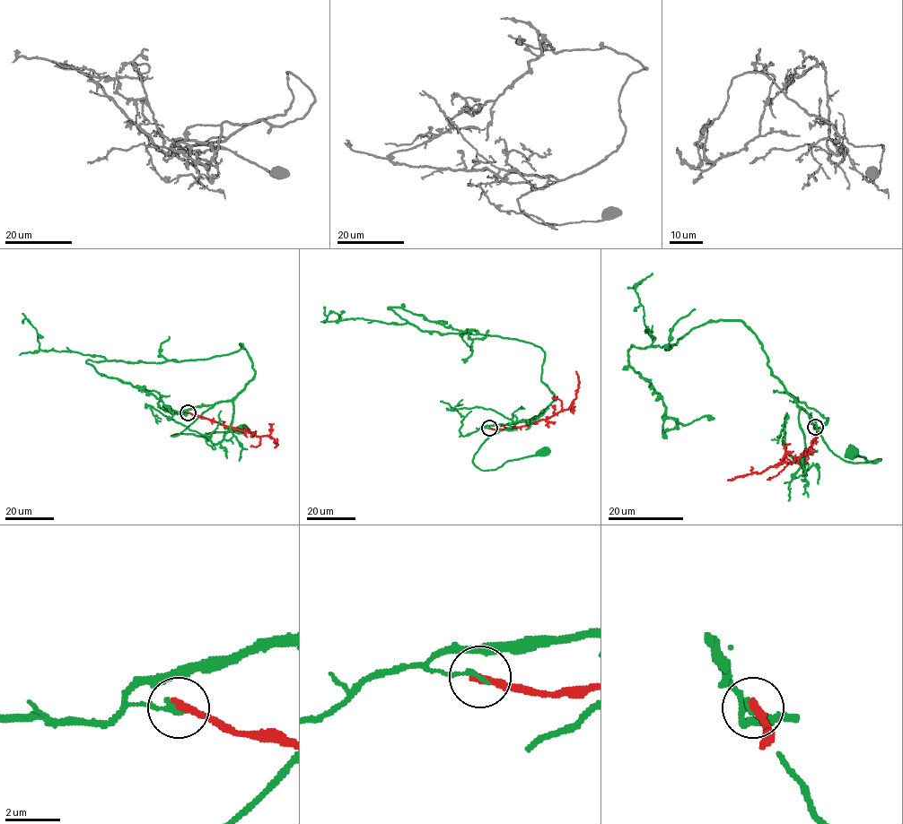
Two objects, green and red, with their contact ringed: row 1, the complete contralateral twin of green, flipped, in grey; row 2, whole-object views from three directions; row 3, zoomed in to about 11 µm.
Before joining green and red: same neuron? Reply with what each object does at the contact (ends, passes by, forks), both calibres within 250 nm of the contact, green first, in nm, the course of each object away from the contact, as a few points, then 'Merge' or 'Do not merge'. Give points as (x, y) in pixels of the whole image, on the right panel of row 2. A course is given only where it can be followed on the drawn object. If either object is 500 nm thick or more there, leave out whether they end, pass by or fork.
At the ring green ends. At the ring red ends. Thickness 170 nm (green) against 340 nm. Course of green: (815, 427), (809, 415), (815, 420), (827, 446), (840, 459), (853, 463), (881, 459), (870, 463), (854, 453). Course of red: (815, 427), (815, 440), (792, 463), (775, 464), (759, 473), (728, 481). Do not merge

